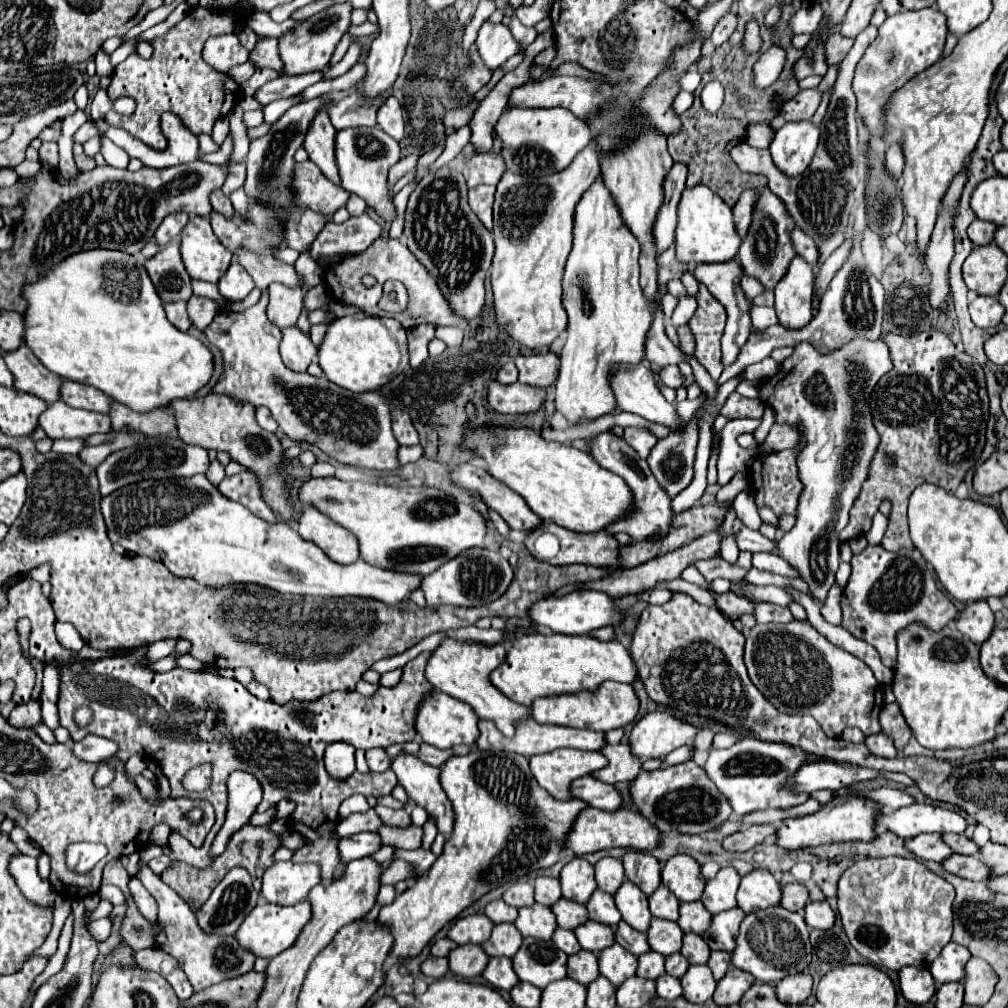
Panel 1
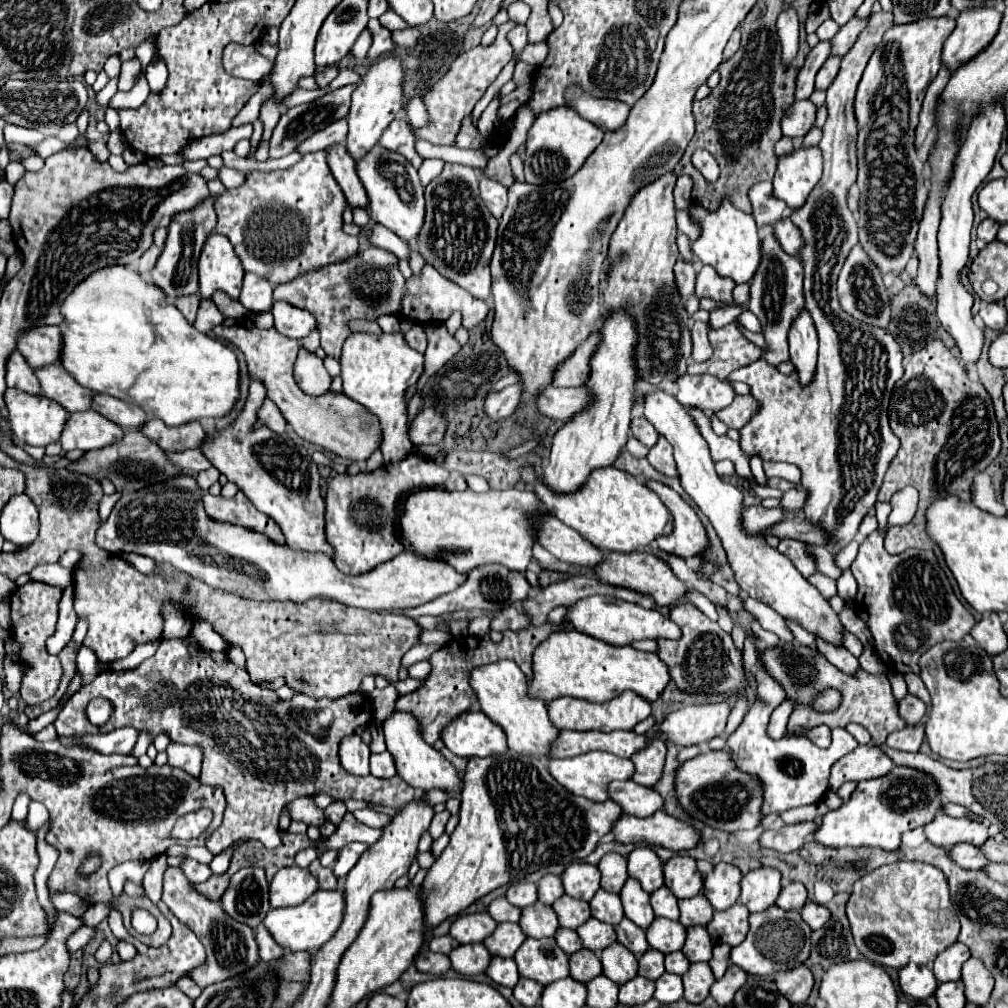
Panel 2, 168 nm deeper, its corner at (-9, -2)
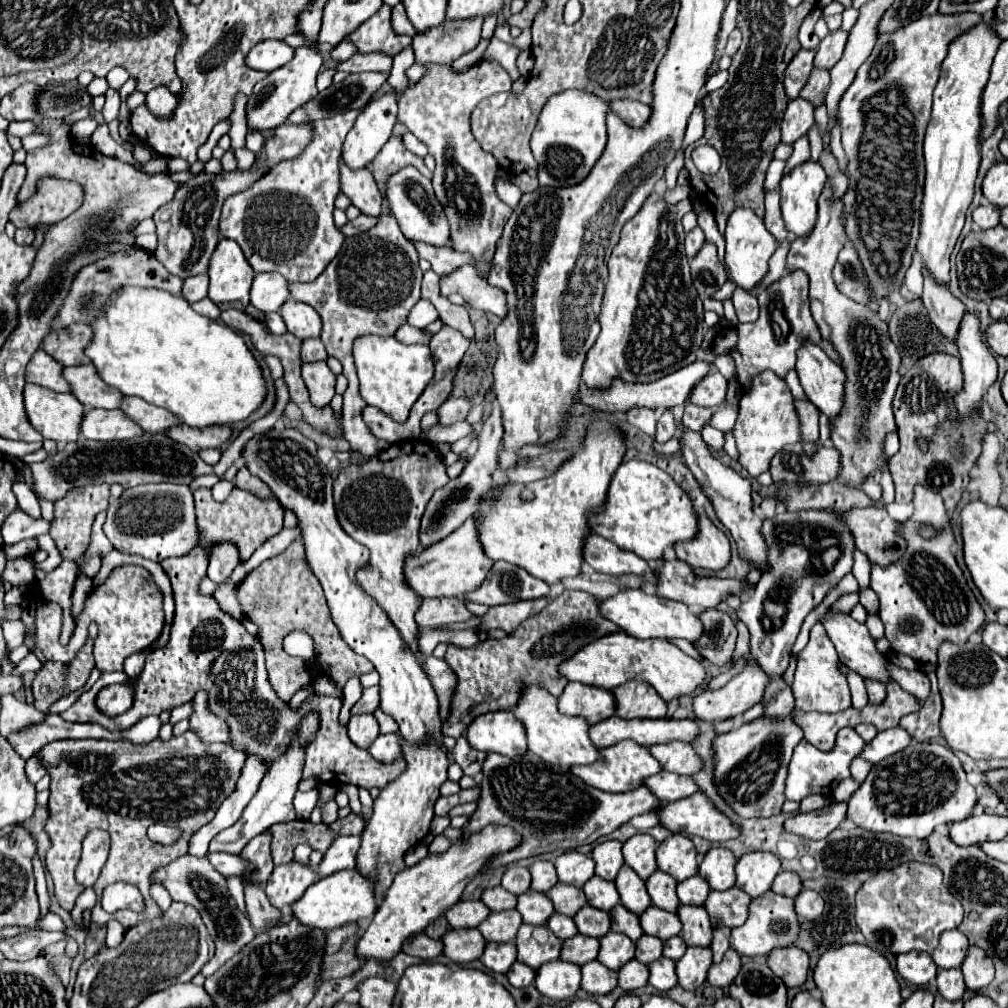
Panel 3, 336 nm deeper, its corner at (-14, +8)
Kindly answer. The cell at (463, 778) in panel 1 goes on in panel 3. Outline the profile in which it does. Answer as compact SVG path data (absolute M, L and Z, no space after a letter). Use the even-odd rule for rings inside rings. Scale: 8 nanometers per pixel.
M533 752L517 758L489 754L483 764L481 798L465 834L479 832L491 822L509 824L519 832L523 844L513 852L505 852L491 860L489 868L493 868L543 852L573 850L581 844L593 844L601 836L607 836L629 822L633 816L657 812L661 806L663 802L655 798L653 792L649 792L645 786L625 794L609 794L587 786L571 772L539 760L539 756L535 756Z

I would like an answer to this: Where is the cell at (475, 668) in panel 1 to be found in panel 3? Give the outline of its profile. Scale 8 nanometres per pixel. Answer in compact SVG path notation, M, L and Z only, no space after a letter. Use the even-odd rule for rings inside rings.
M529 686L527 692L523 692L519 704L513 708L515 716L525 724L529 750L537 754L541 760L547 760L549 764L557 764L561 768L573 768L581 764L593 764L603 760L599 748L591 744L589 738L589 724L587 720L579 716L565 716L557 710L557 698L545 692L539 686Z

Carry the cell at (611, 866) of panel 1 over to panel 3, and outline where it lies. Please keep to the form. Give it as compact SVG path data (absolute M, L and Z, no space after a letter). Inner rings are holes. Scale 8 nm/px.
M605 840L597 844L591 852L591 858L595 860L595 874L605 880L615 880L619 868L625 864L619 840Z

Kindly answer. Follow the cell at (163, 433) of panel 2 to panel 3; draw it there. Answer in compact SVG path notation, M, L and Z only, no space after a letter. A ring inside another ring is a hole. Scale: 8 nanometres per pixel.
M179 424L167 432L169 438L185 444L187 448L201 452L203 448L223 448L225 442L231 438L231 426L207 426L207 428L193 428L187 424Z

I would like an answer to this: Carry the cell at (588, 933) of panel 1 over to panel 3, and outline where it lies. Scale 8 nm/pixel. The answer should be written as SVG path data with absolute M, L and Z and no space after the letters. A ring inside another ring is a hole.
M583 906L577 914L575 914L575 926L581 934L585 936L593 936L593 938L601 938L609 932L611 928L611 918L607 912L597 910L597 908L589 908Z

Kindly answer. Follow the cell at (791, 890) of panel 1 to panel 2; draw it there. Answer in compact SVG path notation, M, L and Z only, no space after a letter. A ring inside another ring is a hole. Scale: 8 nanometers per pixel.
M792 882L792 884L788 884L788 886L782 888L782 894L778 896L776 904L782 910L802 910L802 906L806 904L806 900L808 900L808 892L806 892L804 884Z

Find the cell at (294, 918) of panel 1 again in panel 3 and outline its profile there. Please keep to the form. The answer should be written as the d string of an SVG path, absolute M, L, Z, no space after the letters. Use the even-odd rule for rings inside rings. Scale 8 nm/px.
M357 868L335 872L327 878L317 880L307 888L305 896L297 900L291 908L295 918L311 928L321 928L321 930L331 930L339 928L351 922L369 922L377 910L377 894L375 894L375 880L369 876L363 876Z

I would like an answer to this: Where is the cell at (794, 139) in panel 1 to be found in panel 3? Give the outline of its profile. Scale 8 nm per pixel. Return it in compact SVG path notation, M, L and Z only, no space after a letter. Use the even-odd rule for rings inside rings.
M817 162L799 164L781 180L781 216L787 232L805 238L817 220L817 200L825 186L825 170Z

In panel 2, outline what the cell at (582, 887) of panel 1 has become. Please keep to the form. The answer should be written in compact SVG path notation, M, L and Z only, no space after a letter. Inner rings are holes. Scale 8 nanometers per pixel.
M572 862L562 874L562 884L568 896L590 902L600 888L598 866L592 866L586 862Z

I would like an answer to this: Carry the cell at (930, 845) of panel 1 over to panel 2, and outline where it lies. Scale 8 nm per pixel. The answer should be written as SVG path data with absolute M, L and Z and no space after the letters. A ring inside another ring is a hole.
M958 844L958 846L952 846L948 848L948 854L954 862L958 862L958 866L966 868L966 870L980 870L988 864L986 856L976 848L976 846L970 846L970 844Z

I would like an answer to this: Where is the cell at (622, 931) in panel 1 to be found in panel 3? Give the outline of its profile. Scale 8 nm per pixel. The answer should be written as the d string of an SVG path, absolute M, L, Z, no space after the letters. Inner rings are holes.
M617 904L611 910L611 930L629 936L633 942L637 942L639 936L643 936L643 930L639 926L639 916L629 912L623 904Z

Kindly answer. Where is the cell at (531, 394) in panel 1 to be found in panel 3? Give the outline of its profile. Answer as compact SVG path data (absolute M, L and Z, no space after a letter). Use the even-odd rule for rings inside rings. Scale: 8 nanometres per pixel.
M695 360L693 364L663 376L661 380L649 382L649 384L627 384L623 380L613 380L611 388L607 390L581 390L579 392L579 402L591 408L599 408L605 412L625 412L631 408L651 408L651 410L669 410L675 406L681 406L683 402L689 400L695 384L699 384L699 380L703 380L703 376L707 376L711 372L711 362L707 360Z

